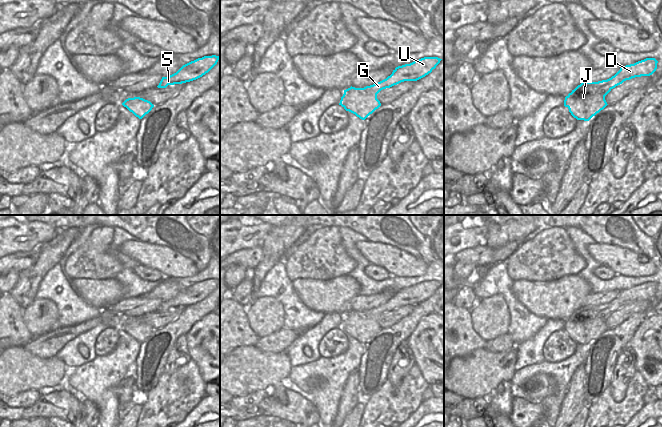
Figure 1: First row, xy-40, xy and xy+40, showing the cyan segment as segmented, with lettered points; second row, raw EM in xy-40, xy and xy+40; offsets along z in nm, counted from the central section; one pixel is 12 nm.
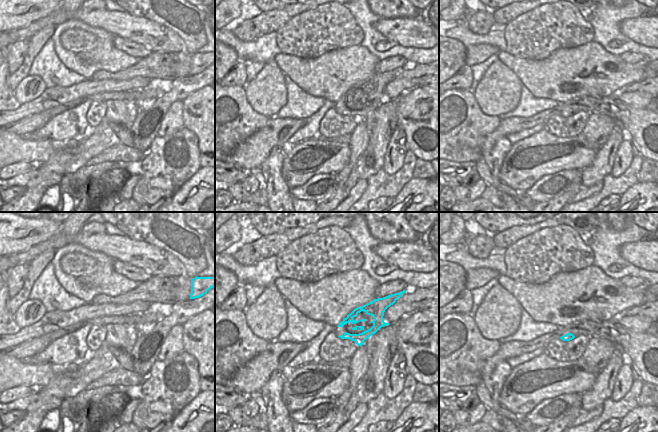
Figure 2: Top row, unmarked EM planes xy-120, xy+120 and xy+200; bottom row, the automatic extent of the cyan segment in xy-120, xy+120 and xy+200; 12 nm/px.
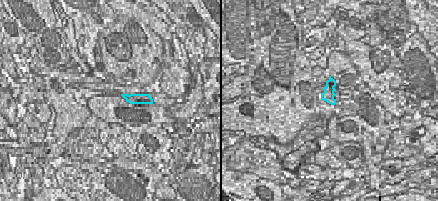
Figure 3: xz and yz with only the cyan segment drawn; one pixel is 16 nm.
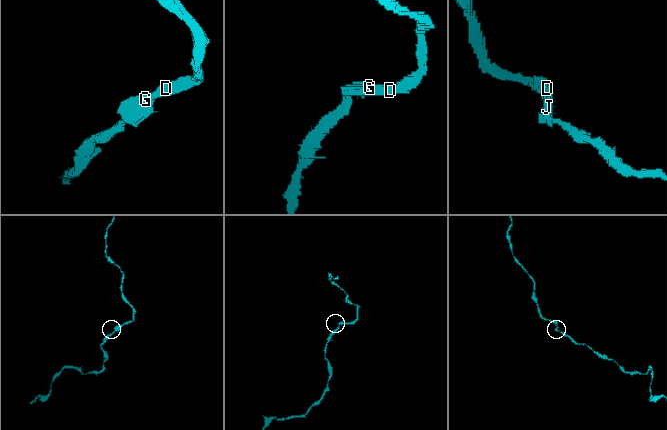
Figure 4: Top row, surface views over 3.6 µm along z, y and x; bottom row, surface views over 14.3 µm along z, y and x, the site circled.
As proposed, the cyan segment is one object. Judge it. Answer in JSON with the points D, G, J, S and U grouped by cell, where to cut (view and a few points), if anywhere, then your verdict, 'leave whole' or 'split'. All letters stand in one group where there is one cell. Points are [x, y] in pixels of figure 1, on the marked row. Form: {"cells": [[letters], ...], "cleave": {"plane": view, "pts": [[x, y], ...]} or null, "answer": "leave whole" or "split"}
{"cells": [["D", "G", "J", "S", "U"]], "cleave": null, "answer": "leave whole"}

